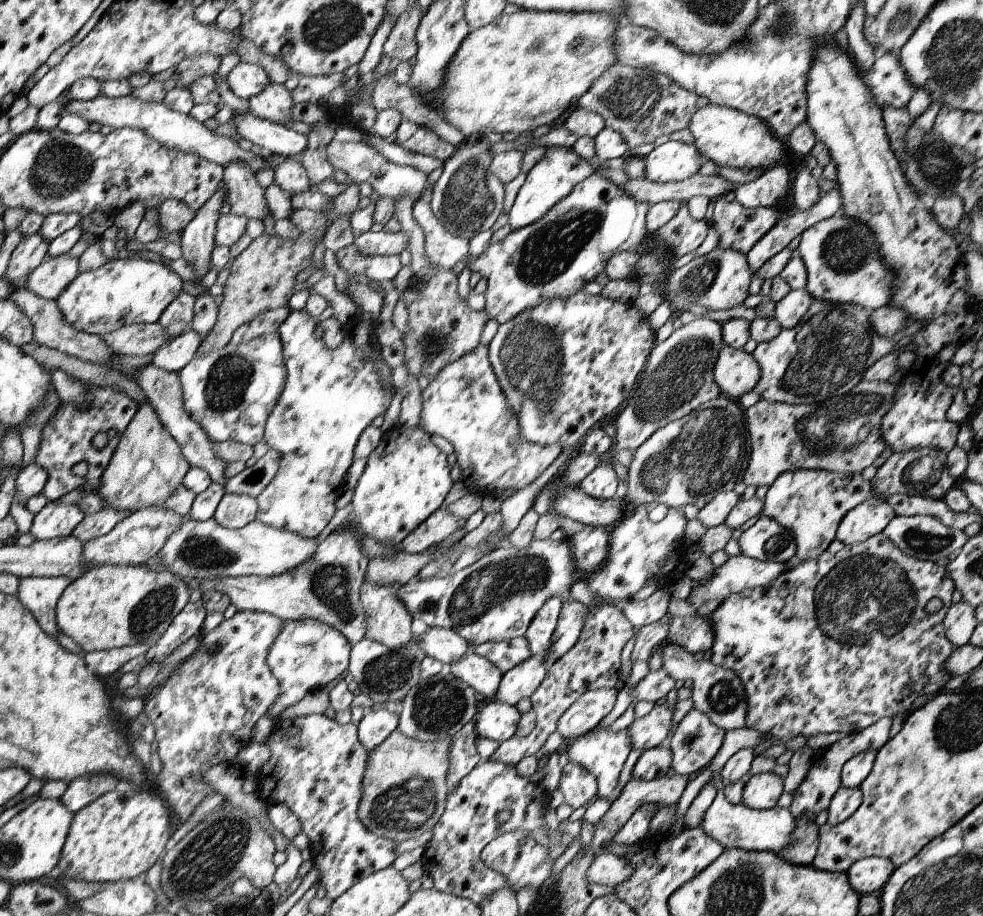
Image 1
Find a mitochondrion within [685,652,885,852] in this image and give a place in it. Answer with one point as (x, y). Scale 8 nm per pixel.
(719, 696)

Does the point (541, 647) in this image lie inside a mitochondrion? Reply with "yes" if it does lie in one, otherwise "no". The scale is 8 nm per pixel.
no

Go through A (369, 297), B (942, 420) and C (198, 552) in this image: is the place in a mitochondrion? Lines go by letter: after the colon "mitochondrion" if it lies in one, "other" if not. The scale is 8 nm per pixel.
A: other
B: other
C: mitochondrion

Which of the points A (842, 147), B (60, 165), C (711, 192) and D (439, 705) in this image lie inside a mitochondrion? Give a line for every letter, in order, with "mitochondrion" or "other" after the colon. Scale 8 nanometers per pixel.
A: other
B: mitochondrion
C: other
D: mitochondrion

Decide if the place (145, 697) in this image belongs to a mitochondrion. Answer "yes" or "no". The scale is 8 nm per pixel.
no

